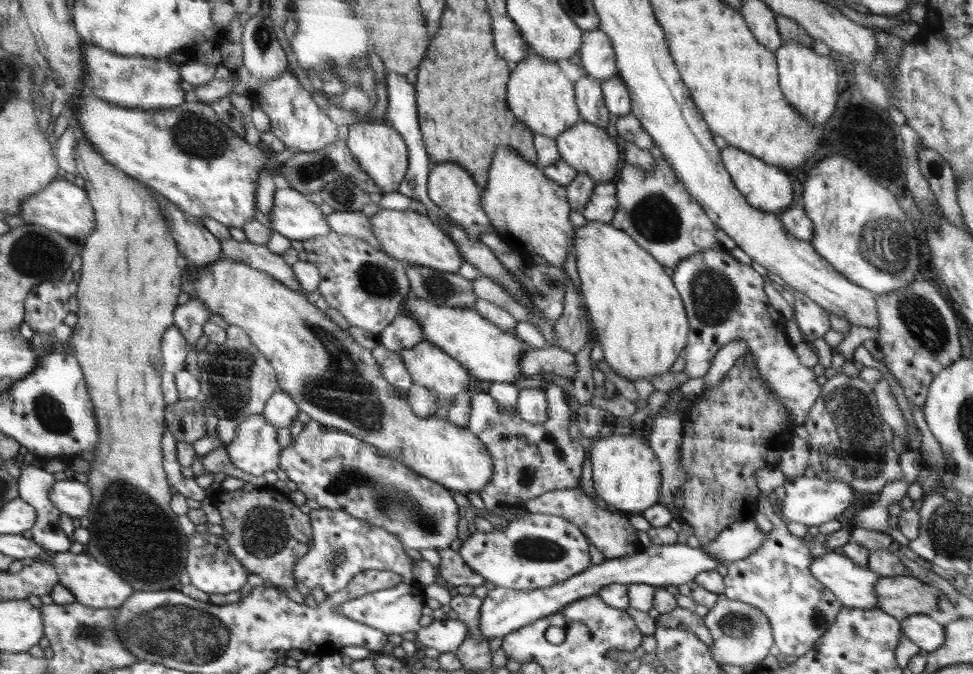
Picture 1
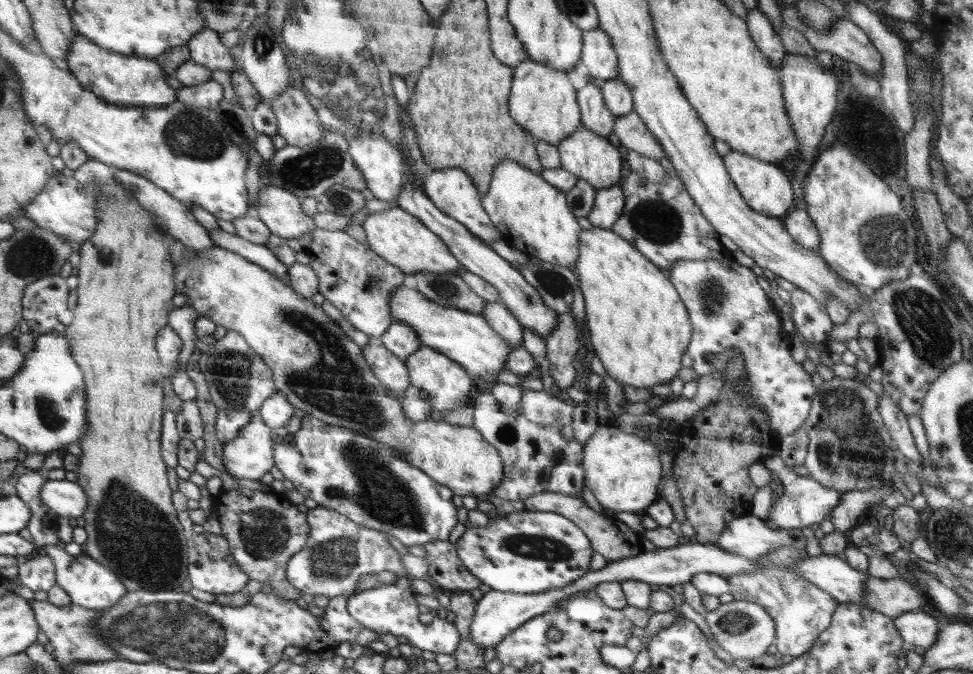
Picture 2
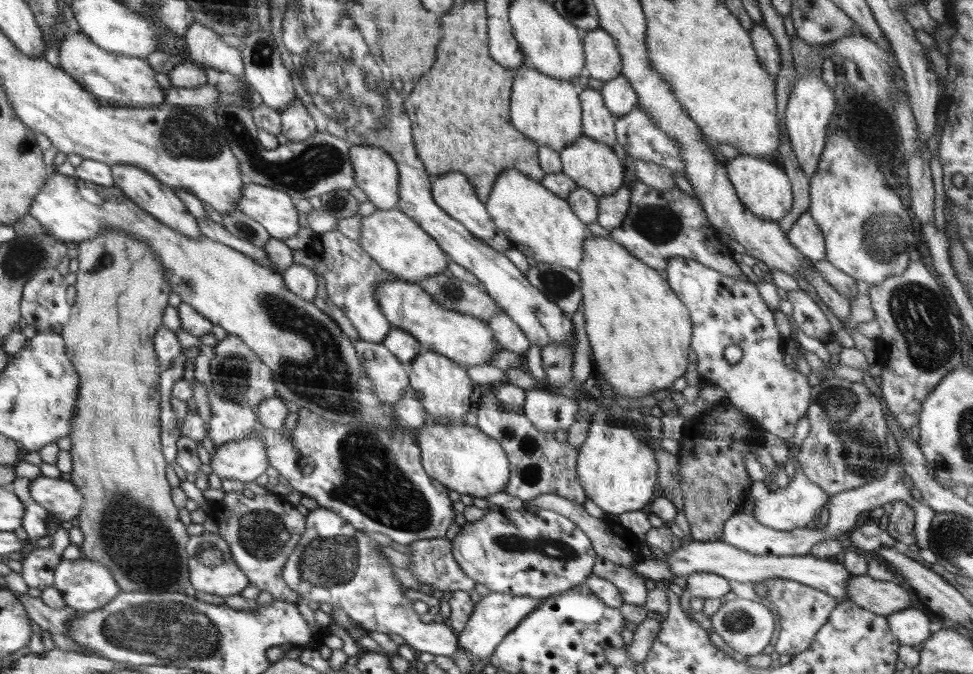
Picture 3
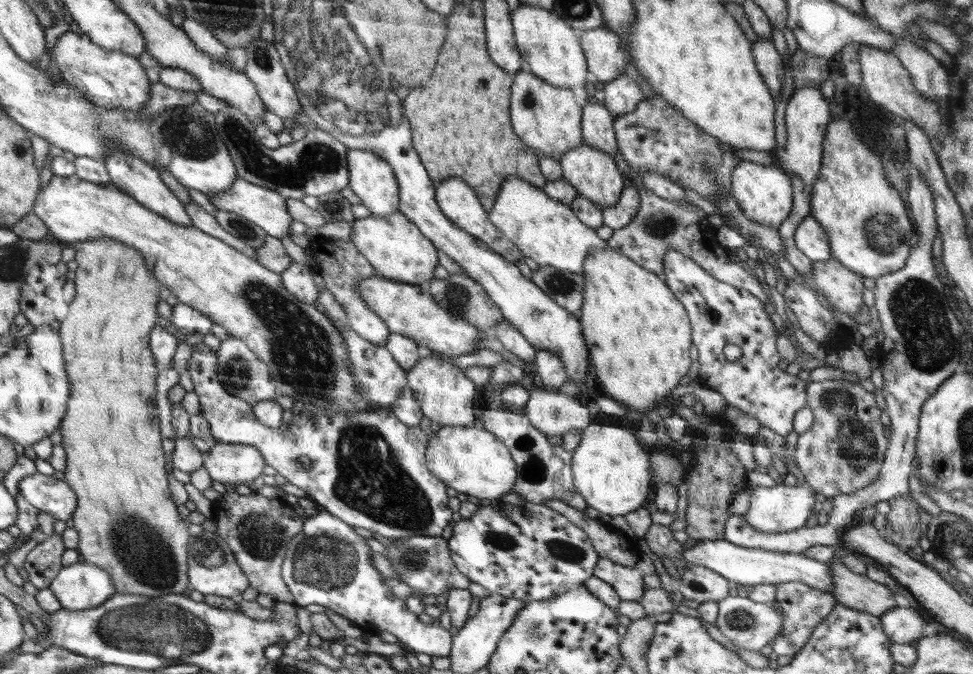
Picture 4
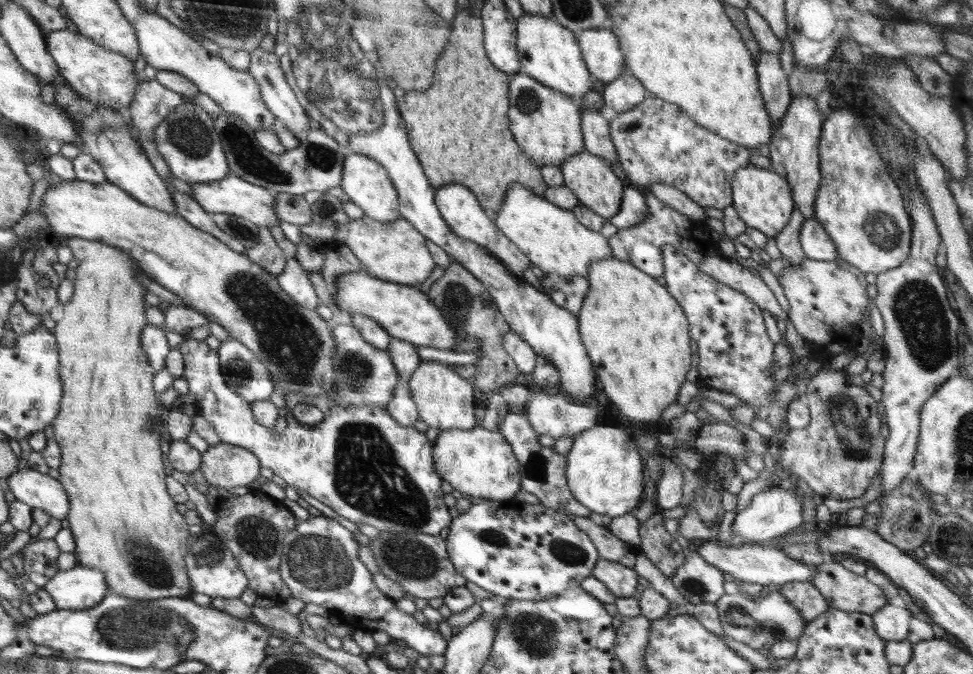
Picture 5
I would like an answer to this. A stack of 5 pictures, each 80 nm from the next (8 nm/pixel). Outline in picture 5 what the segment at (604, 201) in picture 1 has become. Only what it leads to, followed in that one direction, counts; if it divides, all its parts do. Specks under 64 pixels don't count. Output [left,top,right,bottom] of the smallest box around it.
[607,185,648,229]

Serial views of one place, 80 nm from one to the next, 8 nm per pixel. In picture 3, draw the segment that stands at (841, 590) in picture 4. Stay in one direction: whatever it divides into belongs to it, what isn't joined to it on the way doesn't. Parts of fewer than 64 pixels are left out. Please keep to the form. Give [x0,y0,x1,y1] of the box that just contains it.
[847,575,910,617]

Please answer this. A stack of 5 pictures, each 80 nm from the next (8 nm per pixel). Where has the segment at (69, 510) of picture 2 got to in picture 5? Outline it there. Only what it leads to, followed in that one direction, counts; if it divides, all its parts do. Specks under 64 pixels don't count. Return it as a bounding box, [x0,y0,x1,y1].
[2,469,70,518]

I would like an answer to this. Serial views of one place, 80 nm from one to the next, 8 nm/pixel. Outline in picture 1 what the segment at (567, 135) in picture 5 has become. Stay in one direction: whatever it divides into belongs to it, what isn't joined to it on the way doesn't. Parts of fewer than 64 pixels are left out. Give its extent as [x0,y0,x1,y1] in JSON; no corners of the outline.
[507,54,578,138]

